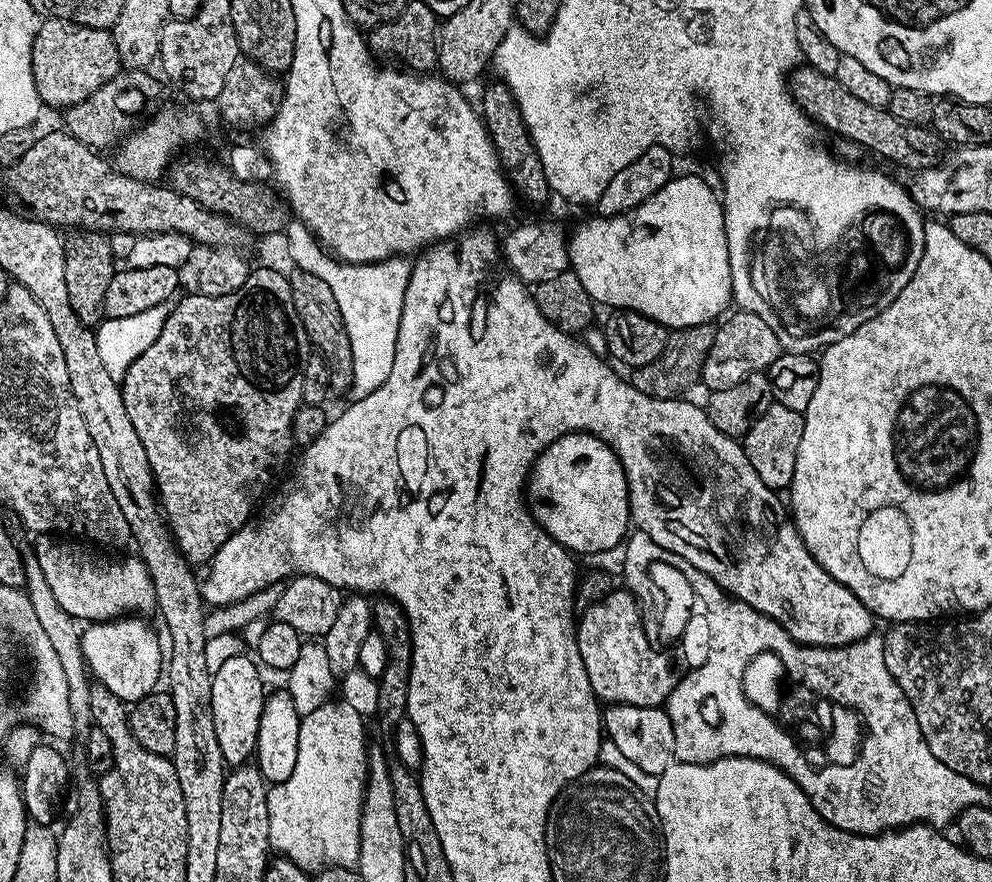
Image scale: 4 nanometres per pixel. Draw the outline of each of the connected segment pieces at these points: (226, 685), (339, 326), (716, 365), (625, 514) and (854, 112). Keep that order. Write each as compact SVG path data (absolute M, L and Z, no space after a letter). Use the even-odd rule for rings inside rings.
M243 654L223 663L218 672L213 674L211 682L211 716L214 718L214 732L224 761L232 768L247 763L253 757L261 712L264 709L265 692L261 669L253 657L248 657L249 655Z
M297 271L295 275L291 277L291 281L298 318L302 318L302 326L311 347L324 357L328 367L332 369L333 389L337 393L347 393L352 386L352 343L346 334L342 310L338 310L338 298L328 281L318 279L314 273Z
M736 310L720 326L720 329L715 329L712 345L700 371L700 380L708 390L717 392L726 390L726 386L738 386L742 378L755 372L764 372L779 358L782 351L780 339L774 330L770 330L770 326L766 326L766 322L762 322L762 318L758 318L758 314Z
M567 432L536 459L528 474L526 503L546 534L573 554L619 549L630 532L628 483L622 462L610 446L592 439L588 432Z
M807 66L797 67L790 76L790 95L800 110L808 115L809 120L819 127L821 124L826 131L833 132L852 144L861 144L866 151L873 152L900 168L919 170L931 168L937 163L938 137L931 127L919 128L898 122L898 118L894 118L894 114L890 114L887 108L870 106L859 98L854 98L854 94L850 94L850 90L846 90L835 76L827 76Z

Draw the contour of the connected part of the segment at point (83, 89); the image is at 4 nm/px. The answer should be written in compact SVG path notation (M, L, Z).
M48 18L36 31L32 47L32 73L41 105L72 108L90 99L103 84L110 83L121 68L120 55L109 29L87 28L72 20Z

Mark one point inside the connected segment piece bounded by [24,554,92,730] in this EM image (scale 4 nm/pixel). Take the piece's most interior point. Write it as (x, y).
(64, 632)

